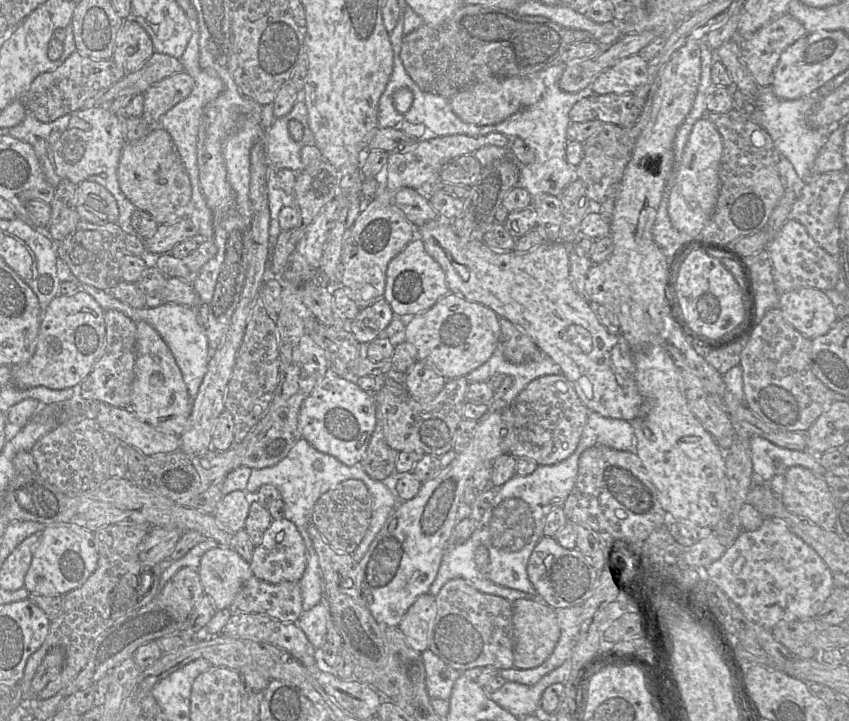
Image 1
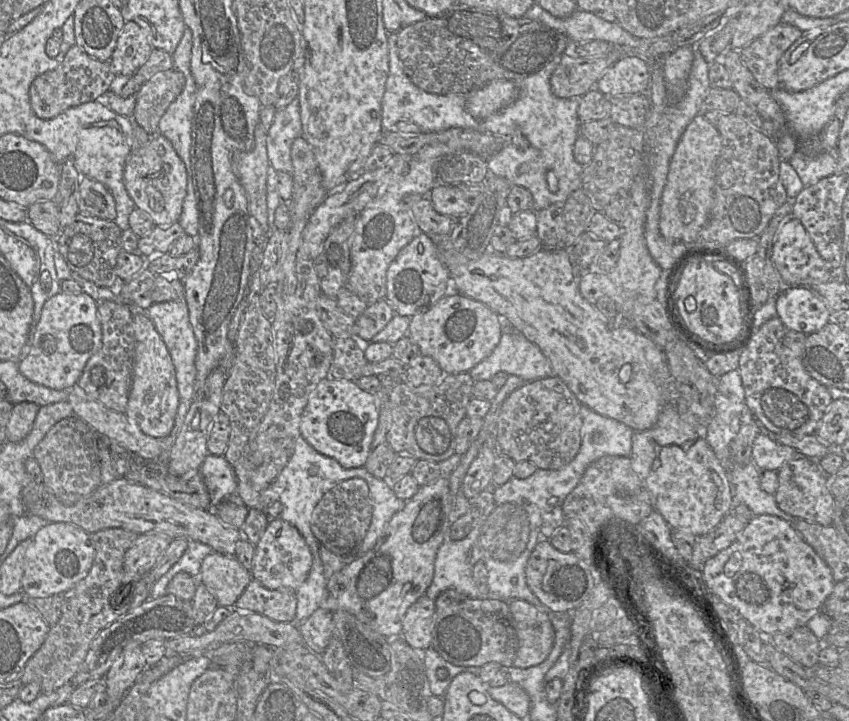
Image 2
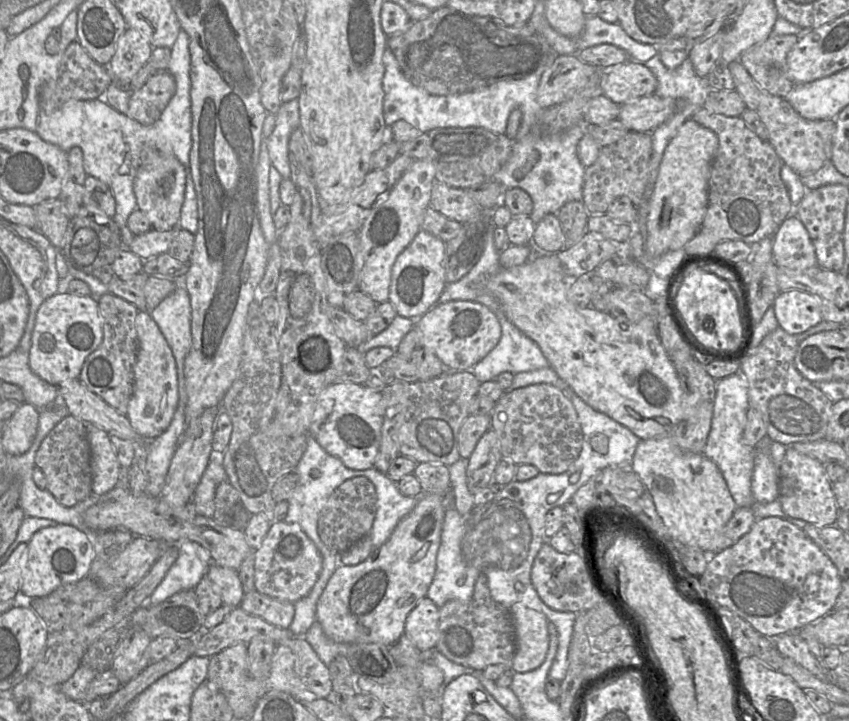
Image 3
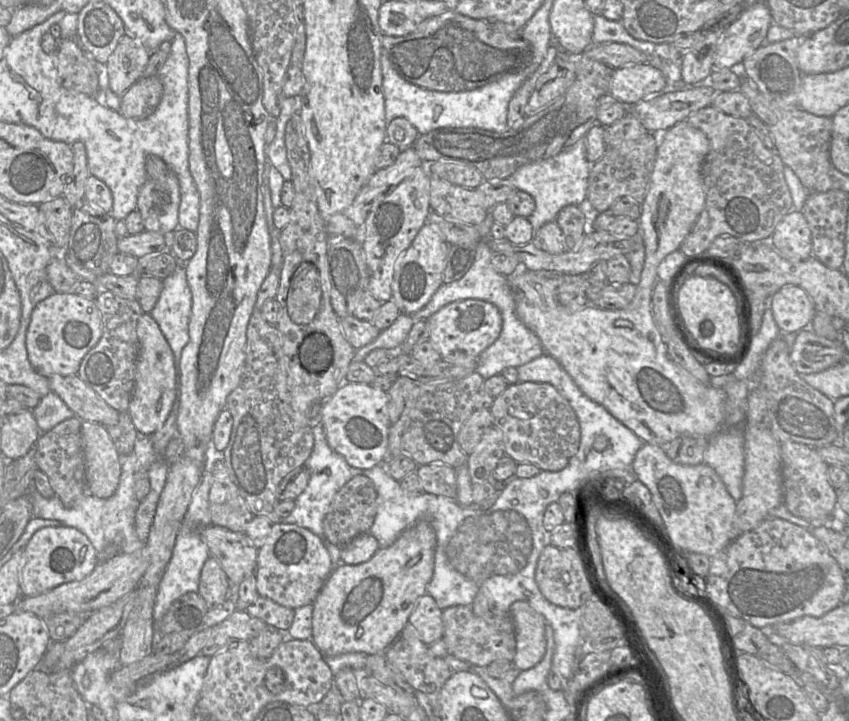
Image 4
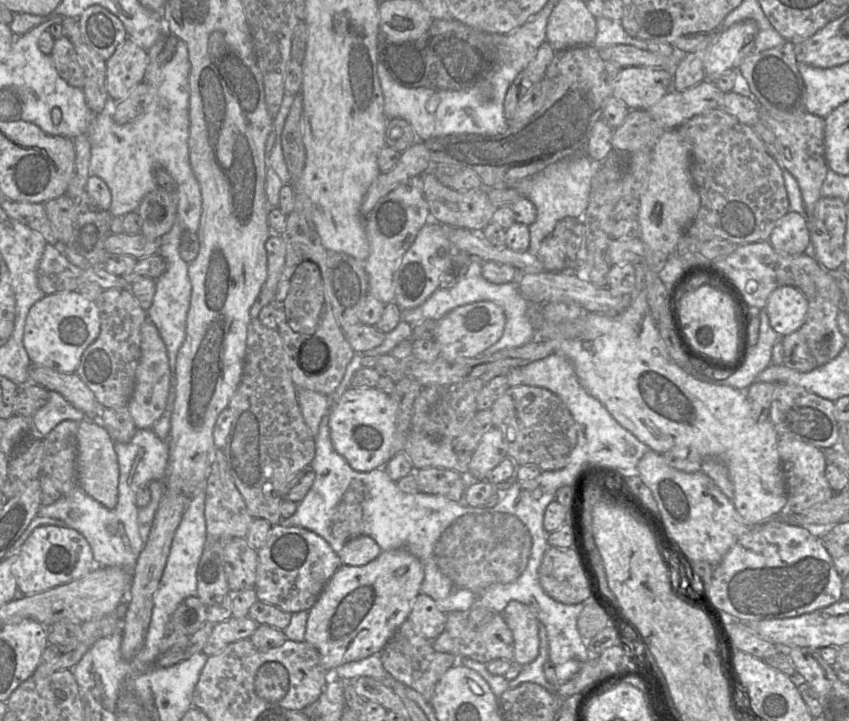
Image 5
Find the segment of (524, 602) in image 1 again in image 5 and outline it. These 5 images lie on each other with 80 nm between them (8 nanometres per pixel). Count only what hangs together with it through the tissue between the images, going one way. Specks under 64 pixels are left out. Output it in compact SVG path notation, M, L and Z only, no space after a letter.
M510 601L502 612L514 639L514 661L521 665L533 662L539 654L539 620L524 603Z

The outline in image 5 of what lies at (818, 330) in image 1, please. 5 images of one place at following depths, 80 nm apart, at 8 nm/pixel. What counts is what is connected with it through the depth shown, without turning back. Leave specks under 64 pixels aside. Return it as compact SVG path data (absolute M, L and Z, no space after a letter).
M794 286L776 288L768 297L765 311L770 326L784 337L798 331L804 324L809 300Z

